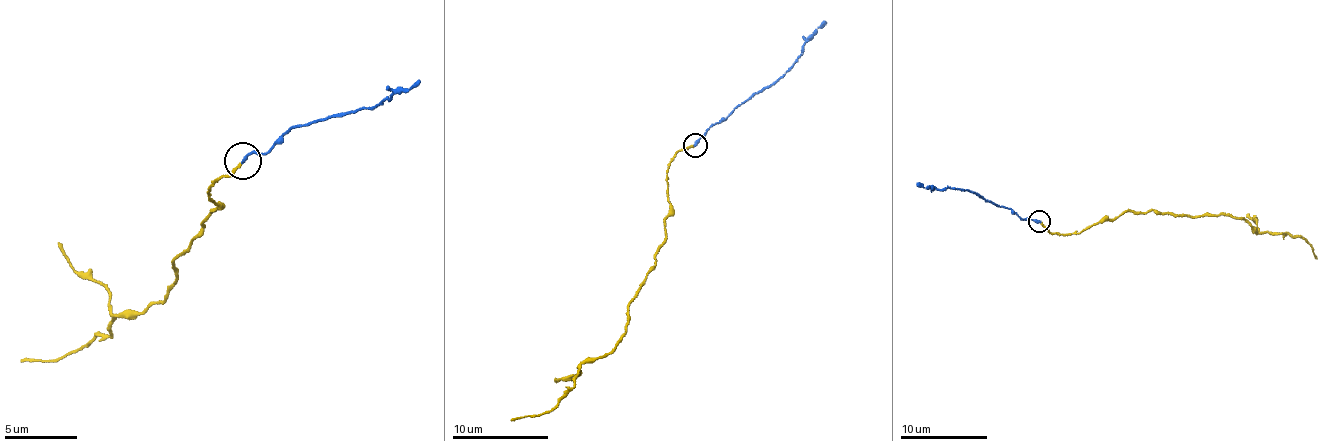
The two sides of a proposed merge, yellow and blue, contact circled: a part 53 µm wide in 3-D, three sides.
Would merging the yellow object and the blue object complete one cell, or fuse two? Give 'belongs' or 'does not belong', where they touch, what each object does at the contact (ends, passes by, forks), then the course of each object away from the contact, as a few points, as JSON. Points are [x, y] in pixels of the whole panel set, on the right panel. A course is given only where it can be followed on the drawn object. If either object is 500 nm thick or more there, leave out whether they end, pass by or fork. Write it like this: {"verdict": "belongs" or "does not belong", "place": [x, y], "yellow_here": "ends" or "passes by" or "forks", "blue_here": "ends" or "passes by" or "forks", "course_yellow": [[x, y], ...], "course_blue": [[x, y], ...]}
{"verdict": "belongs", "place": [1039, 221], "yellow_here": "ends", "blue_here": "ends", "course_yellow": [[1041, 222], [1062, 235], [1080, 234], [1130, 211], [1231, 214], [1256, 233], [1305, 240], [1317, 257]], "course_blue": [[1039, 221], [1023, 218], [967, 188], [925, 188], [917, 182]]}

